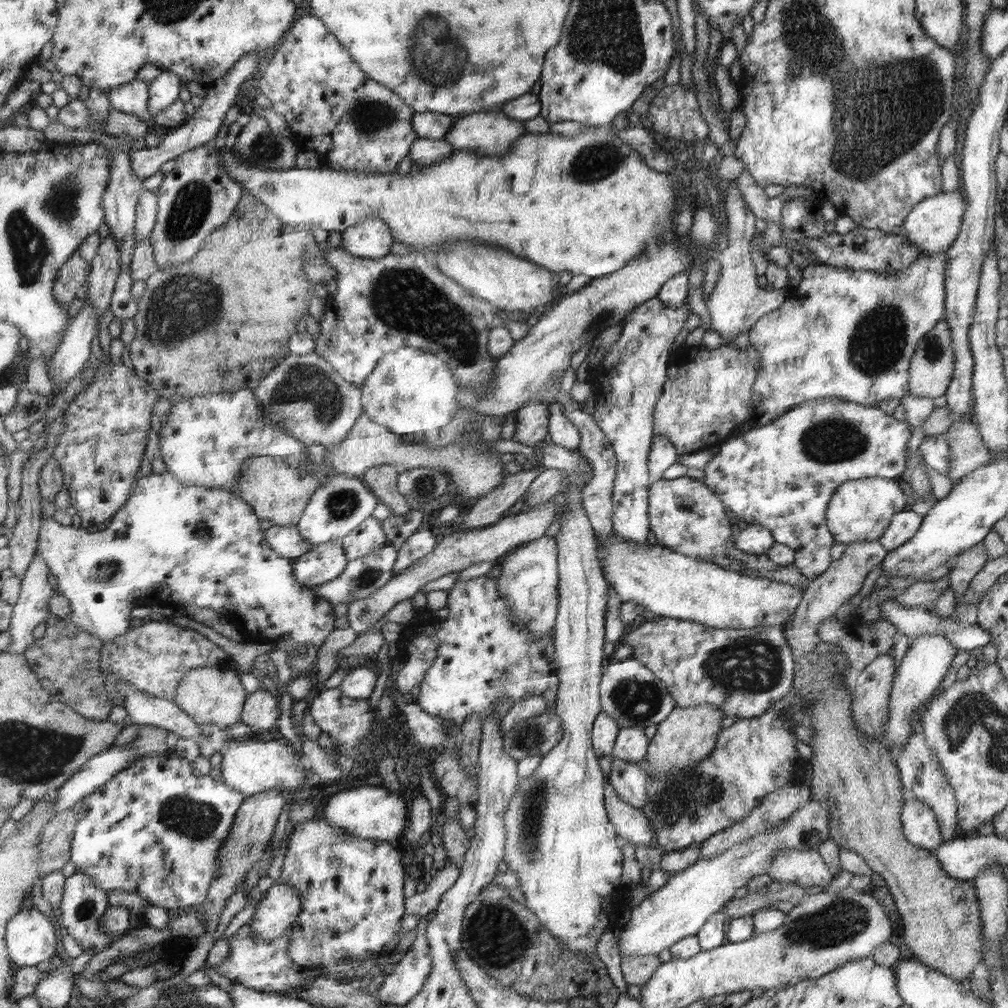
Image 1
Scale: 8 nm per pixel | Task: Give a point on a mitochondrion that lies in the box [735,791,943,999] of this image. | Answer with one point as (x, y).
(843, 919)

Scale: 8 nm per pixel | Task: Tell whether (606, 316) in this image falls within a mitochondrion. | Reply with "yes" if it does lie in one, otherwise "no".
yes

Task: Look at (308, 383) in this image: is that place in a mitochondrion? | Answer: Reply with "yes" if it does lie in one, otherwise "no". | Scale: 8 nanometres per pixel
yes

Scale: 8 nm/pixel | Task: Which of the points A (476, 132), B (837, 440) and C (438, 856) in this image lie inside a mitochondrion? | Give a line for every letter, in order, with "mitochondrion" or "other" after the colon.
A: other
B: mitochondrion
C: other

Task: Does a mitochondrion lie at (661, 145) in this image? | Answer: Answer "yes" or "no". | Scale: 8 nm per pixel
no

